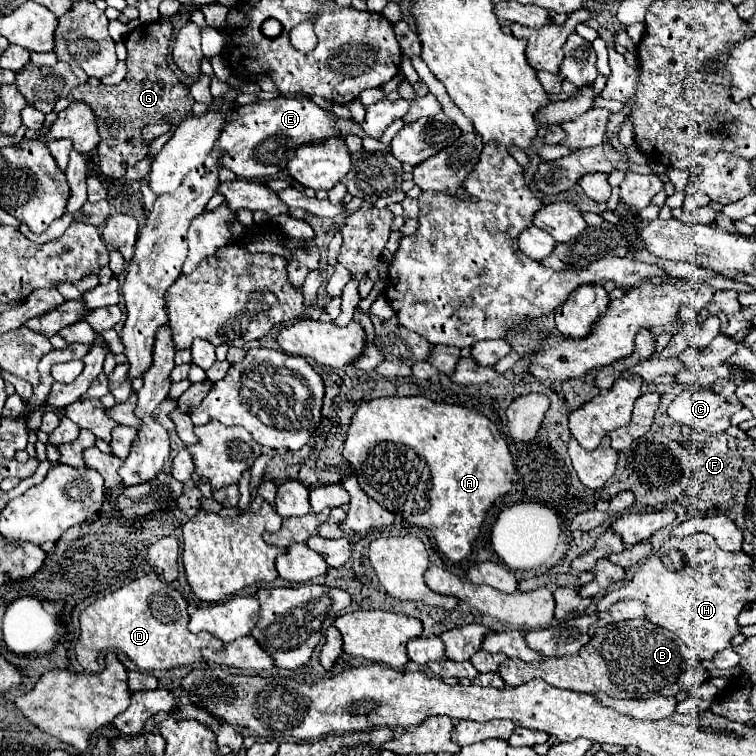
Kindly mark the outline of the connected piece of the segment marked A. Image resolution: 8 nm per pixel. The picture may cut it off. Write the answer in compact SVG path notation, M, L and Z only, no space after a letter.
M410 396L410 398L376 398L376 400L370 400L370 402L364 402L356 414L352 416L352 424L348 428L348 436L346 436L346 442L344 442L344 458L350 462L350 466L354 468L356 472L356 478L360 482L360 488L372 498L376 500L380 506L384 506L386 510L390 510L392 514L398 514L402 516L402 520L410 526L416 526L416 528L424 528L432 534L432 538L436 540L438 548L444 552L444 556L452 562L462 562L466 560L470 554L472 554L472 544L474 540L478 538L480 534L480 528L482 528L482 522L488 514L488 510L496 504L496 500L500 500L502 496L506 496L510 490L512 490L512 478L510 474L514 472L514 464L512 464L512 456L508 452L508 444L504 438L496 436L494 424L470 410L470 408L464 408L464 406L452 406L452 404L436 404L436 402L430 402L428 398L424 396Z

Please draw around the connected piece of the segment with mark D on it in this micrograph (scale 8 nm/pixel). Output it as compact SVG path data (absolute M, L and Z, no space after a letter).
M146 574L122 586L120 590L96 600L80 614L80 638L74 648L78 664L88 672L96 672L96 660L100 652L108 652L108 650L122 650L142 670L170 670L174 666L188 666L196 662L200 664L204 648L220 650L224 644L216 640L216 636L212 634L204 634L204 632L192 634L188 630L188 622L190 622L190 614L188 614L186 598L178 590L162 582L158 574Z

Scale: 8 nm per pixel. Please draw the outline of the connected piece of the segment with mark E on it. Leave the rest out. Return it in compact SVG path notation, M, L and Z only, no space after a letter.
M274 98L258 100L240 106L228 126L216 140L218 148L226 150L224 166L240 178L276 176L286 170L286 164L296 156L296 150L304 144L324 144L330 138L344 138L340 130L340 118L314 104L310 98Z

